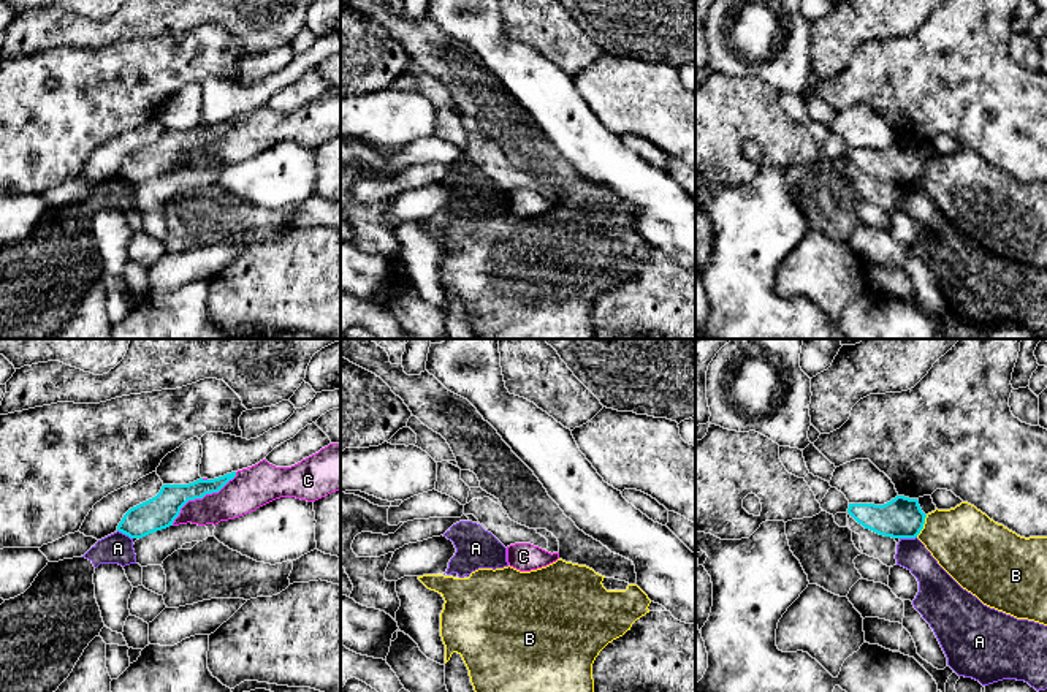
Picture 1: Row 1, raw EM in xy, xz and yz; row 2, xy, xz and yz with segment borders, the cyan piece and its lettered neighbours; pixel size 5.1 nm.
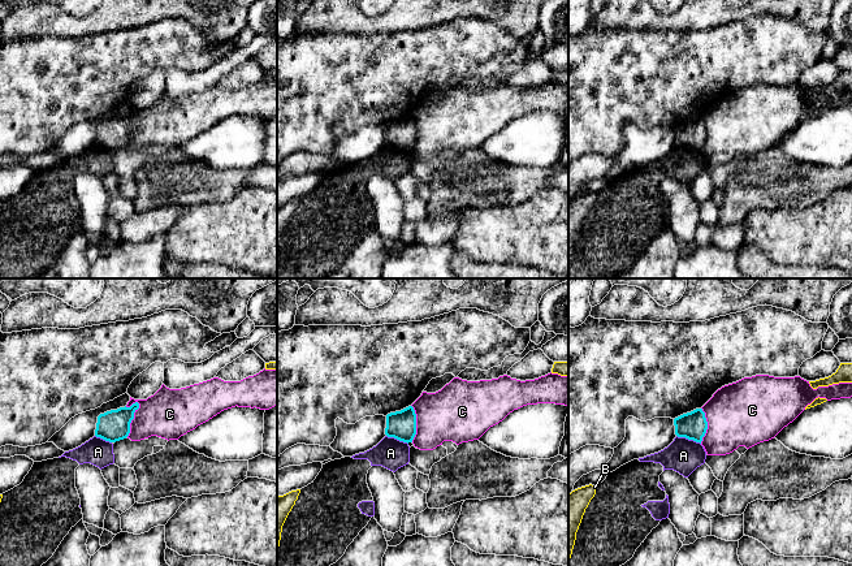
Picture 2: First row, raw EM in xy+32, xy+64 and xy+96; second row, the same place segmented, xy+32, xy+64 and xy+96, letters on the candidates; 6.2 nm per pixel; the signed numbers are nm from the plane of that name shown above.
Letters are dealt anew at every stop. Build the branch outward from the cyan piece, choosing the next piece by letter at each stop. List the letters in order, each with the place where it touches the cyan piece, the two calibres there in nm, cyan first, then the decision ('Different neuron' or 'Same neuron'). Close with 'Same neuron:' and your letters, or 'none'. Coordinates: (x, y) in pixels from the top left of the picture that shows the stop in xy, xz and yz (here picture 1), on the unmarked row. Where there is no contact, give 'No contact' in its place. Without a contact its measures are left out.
A: Touches cyan at yz (908, 182). Thickness 200 nm (cyan) against 160 nm. Different neuron
B: Touches cyan at yz (922, 171). Thickness 200 nm (cyan) against 360 nm. Different neuron
C: Touches cyan at xy (201, 143). Thickness 170 nm (cyan) against 200 nm. Different neuron
Same neuron: none

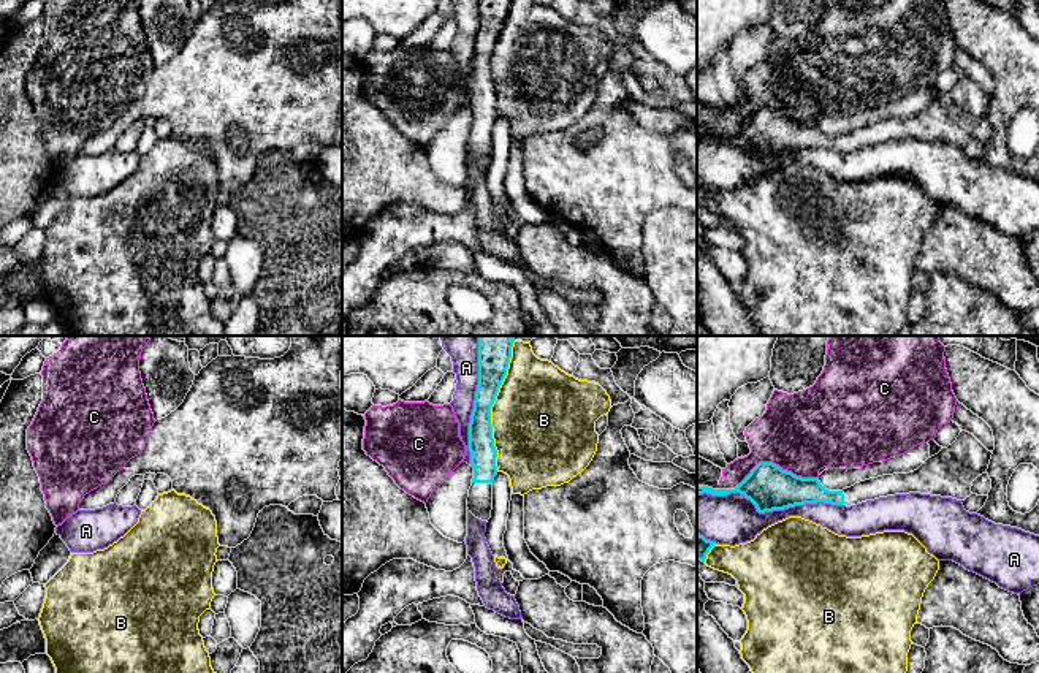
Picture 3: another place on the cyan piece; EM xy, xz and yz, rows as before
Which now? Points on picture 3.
A: Touches cyan at yz (770, 155). Thickness 220 nm (cyan) against 260 nm. Different neuron
B: Touches cyan at xz (490, 59). Thickness 140 nm (cyan) against 480 nm. Different neuron
C: Touches cyan at yz (776, 111). Thickness 220 nm (cyan) against 420 nm. Different neuron
Same neuron: none

